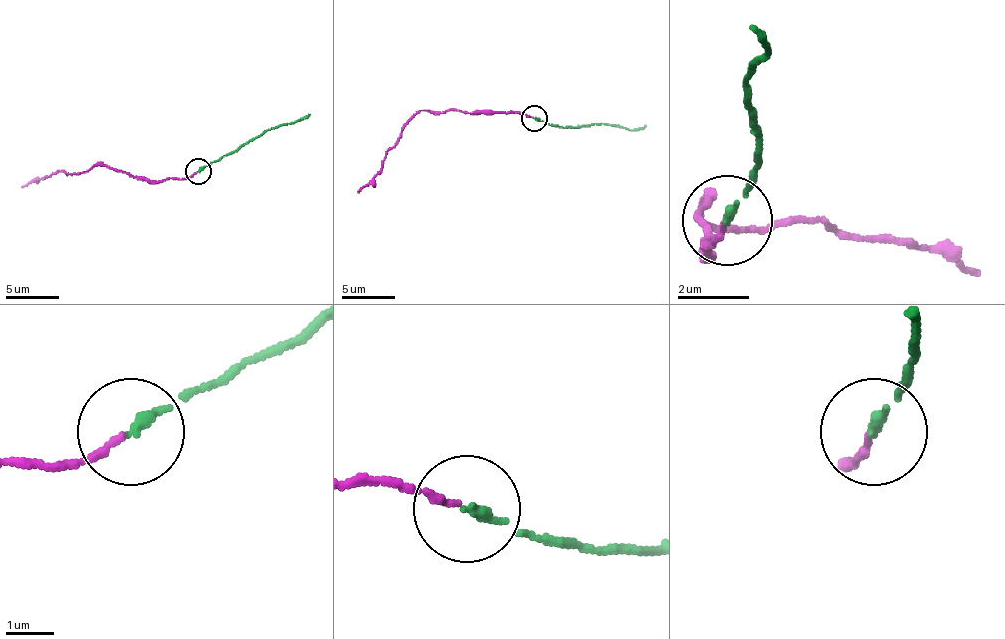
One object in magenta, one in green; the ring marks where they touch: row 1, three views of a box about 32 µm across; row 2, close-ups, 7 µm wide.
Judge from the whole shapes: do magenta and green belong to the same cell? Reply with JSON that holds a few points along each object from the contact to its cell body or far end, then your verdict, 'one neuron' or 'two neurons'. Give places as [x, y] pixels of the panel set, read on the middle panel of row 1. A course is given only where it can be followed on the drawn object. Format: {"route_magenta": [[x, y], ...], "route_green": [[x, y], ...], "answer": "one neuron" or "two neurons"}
{"route_magenta": [[533, 116], [422, 111], [409, 121], [385, 156], [377, 174], [358, 193]], "route_green": [[533, 119], [560, 127], [605, 124], [637, 129], [645, 124]], "answer": "one neuron"}

